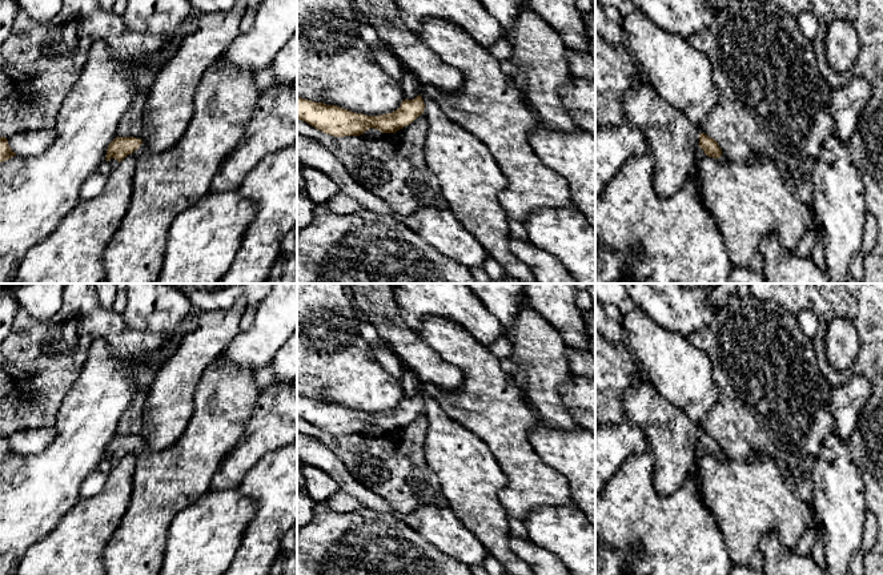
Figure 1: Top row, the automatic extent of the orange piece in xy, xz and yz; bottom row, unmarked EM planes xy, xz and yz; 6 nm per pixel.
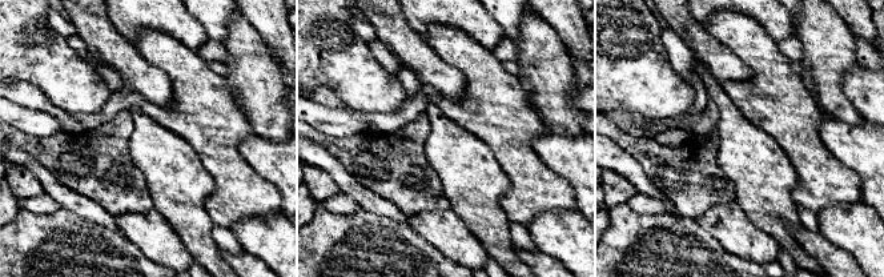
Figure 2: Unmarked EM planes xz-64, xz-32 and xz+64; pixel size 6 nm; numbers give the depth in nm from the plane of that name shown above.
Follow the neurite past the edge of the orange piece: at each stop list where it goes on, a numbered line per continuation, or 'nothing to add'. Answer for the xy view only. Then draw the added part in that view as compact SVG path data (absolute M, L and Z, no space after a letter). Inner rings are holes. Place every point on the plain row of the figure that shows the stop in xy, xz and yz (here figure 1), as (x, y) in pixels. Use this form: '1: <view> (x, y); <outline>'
1: xy (165, 482); M226 361L214 362L197 385L193 414L184 434L165 450L152 450L145 442L133 450L132 498L104 548L104 575L160 574L174 515L209 491L213 475L242 438L258 395L253 371Z

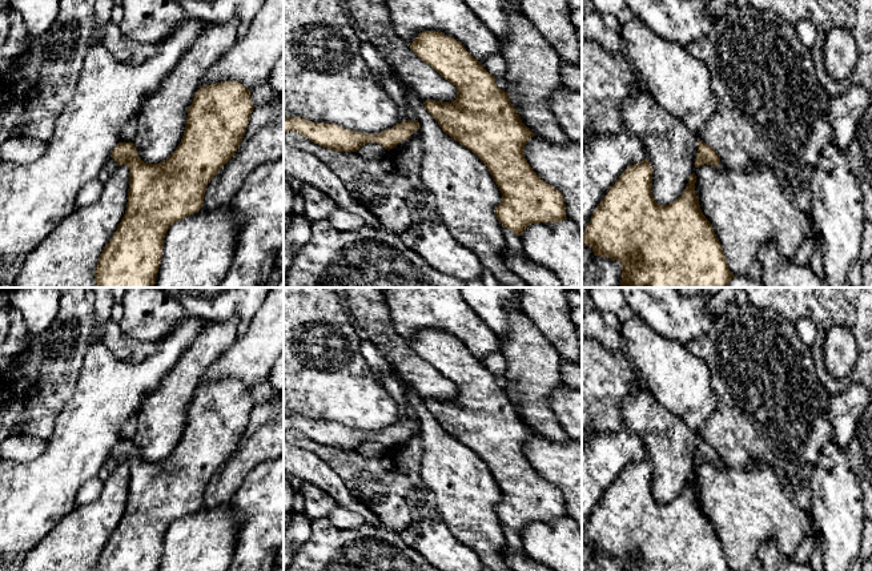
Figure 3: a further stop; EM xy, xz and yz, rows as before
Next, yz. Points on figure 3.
nothing to add

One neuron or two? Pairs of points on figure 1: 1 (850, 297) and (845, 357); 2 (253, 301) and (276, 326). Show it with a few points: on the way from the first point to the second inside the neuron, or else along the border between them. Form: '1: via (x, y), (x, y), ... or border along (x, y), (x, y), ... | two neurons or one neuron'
1: border along (831, 318), (845, 318), (855, 329), (859, 350) | two neurons
2: border along (264, 297), (257, 306) | two neurons

